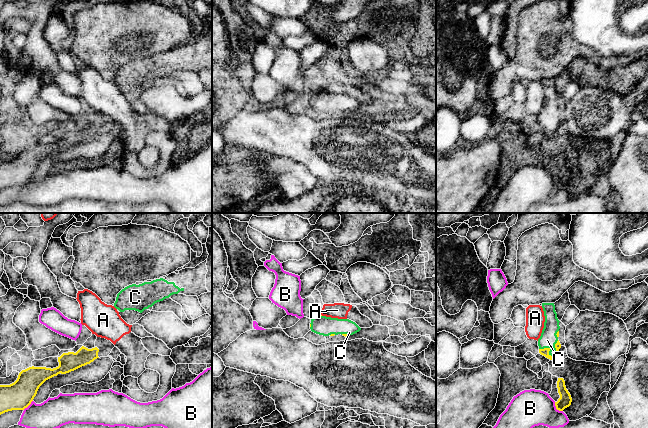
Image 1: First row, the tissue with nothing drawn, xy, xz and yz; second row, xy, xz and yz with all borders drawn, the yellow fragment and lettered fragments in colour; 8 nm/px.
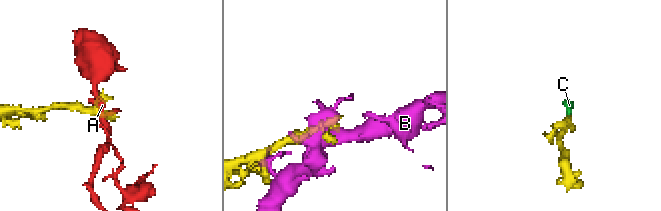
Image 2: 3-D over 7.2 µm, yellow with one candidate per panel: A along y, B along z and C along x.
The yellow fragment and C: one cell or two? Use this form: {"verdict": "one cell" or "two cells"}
{"verdict": "one cell"}

